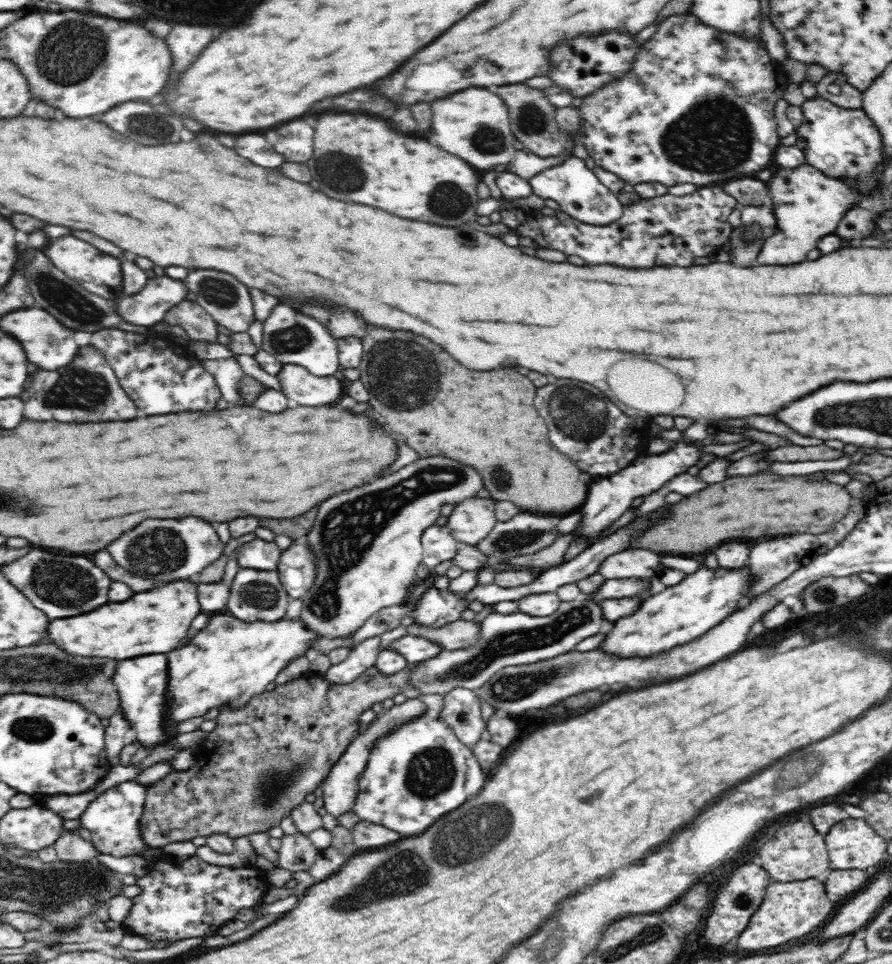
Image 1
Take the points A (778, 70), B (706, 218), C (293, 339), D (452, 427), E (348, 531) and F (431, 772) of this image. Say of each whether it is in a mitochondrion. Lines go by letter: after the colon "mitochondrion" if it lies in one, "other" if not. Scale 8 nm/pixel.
A: other
B: other
C: mitochondrion
D: other
E: mitochondrion
F: mitochondrion

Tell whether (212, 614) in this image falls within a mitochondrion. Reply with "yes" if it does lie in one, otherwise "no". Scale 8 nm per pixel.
no

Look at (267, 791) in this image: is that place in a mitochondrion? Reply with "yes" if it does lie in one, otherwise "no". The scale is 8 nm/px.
yes

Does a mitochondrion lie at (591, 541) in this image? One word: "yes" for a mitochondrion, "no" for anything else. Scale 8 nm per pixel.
no

